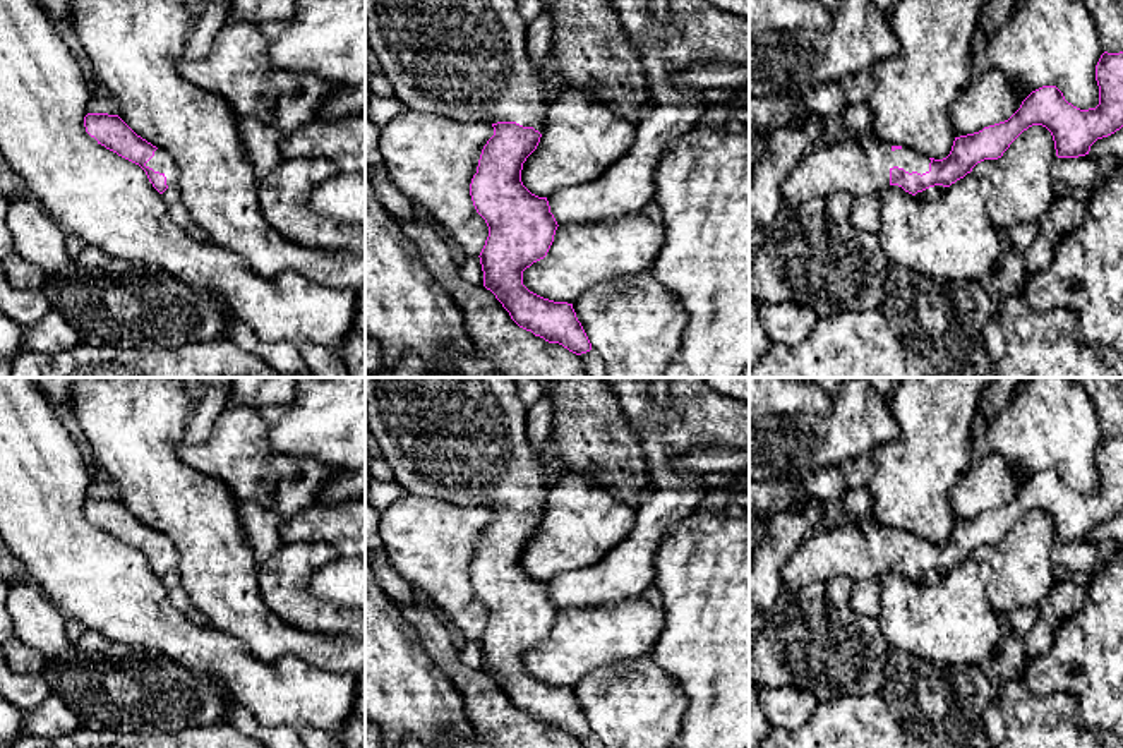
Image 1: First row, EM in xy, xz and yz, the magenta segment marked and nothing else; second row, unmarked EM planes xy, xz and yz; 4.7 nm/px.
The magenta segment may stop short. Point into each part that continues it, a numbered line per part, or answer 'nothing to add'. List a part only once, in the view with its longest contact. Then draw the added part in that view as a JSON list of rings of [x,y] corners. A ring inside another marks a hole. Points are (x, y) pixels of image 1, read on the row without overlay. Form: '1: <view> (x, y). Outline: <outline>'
1: yz (859, 549). Outline: [[[864,516],[811,534],[782,568],[782,588],[799,592],[814,582],[845,576],[854,582],[880,580],[890,571],[893,551],[912,558],[929,556],[931,544],[909,532],[892,534]]]

